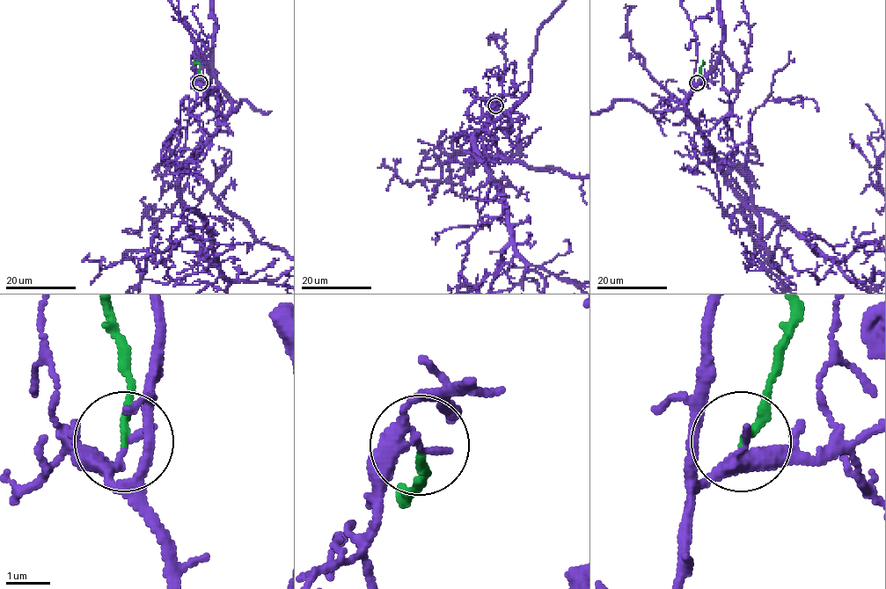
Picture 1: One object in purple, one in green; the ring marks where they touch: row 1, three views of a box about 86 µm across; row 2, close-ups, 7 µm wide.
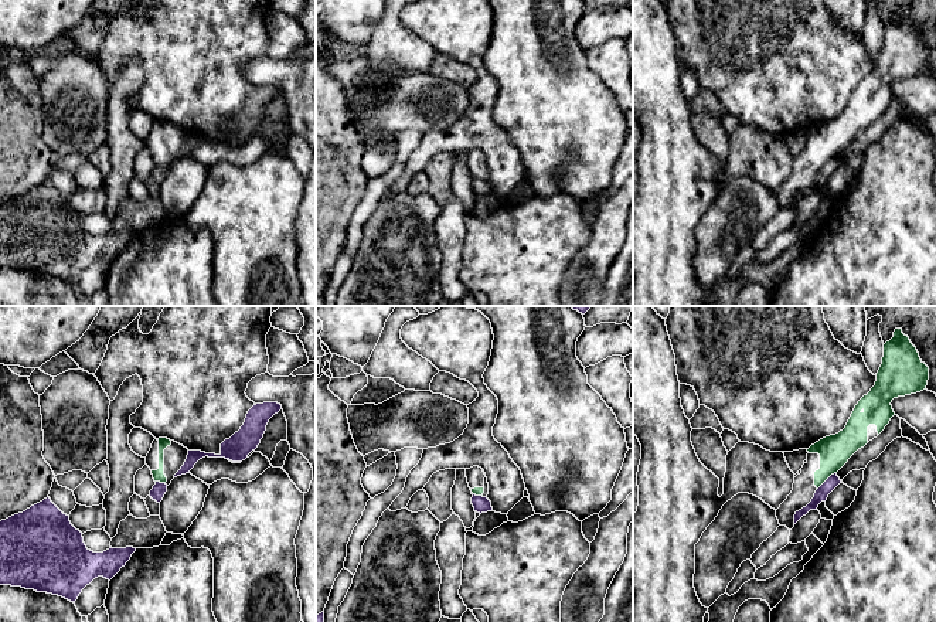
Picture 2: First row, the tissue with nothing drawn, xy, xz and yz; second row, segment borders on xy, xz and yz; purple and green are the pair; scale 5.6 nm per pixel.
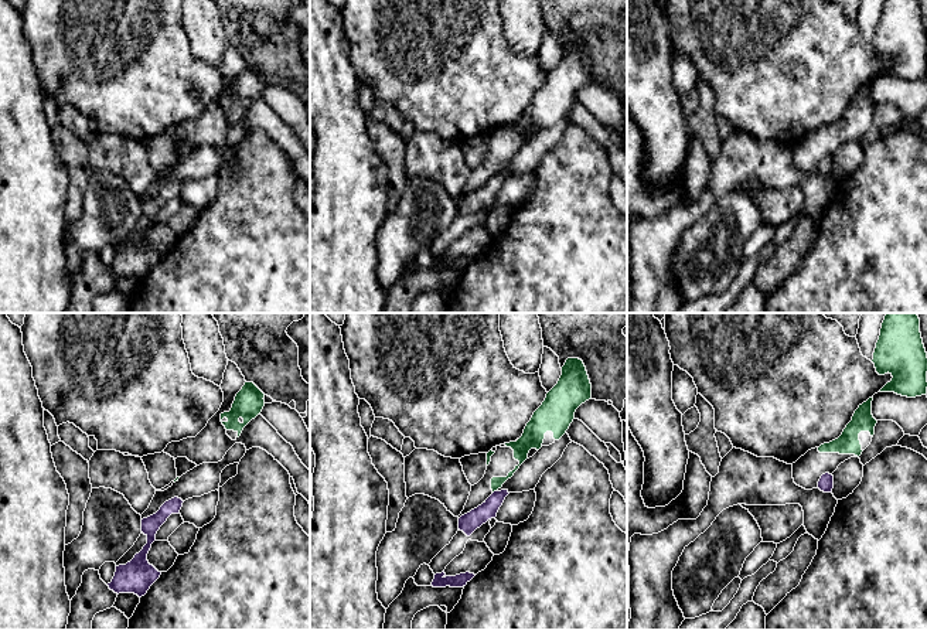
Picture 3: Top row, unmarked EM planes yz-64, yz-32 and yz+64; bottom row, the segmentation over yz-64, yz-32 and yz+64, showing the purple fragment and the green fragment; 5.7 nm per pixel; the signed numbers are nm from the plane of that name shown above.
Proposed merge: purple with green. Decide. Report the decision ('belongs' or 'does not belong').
does not belong

